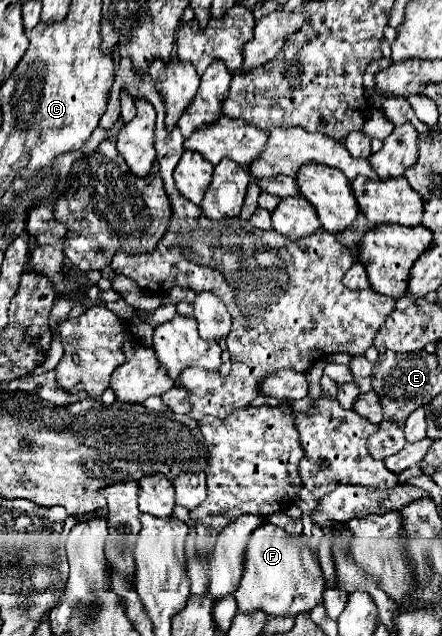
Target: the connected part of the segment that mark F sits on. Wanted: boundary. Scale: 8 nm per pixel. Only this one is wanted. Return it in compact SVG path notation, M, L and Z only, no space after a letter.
M265 523L257 527L249 539L245 551L245 569L237 591L231 595L237 601L239 611L261 609L267 615L279 617L281 613L307 613L323 601L325 581L319 563L311 555L309 547L301 541L289 537L283 529Z

